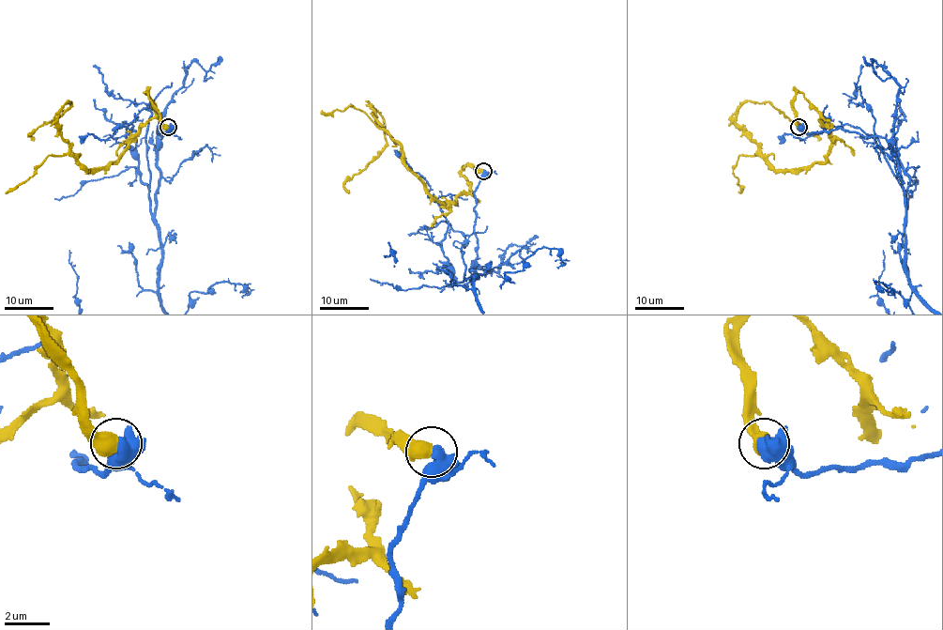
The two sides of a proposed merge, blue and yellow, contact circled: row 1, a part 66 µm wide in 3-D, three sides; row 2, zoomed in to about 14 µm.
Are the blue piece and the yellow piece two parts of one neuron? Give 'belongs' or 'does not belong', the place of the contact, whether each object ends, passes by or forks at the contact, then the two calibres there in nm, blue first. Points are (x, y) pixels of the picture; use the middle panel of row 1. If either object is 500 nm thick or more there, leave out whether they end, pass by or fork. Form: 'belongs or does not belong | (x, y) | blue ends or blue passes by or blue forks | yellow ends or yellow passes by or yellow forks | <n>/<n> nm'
does not belong | (483, 171) | 700/650 nm

